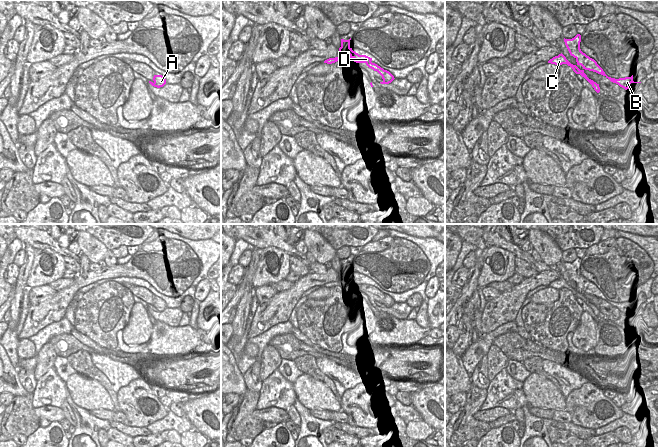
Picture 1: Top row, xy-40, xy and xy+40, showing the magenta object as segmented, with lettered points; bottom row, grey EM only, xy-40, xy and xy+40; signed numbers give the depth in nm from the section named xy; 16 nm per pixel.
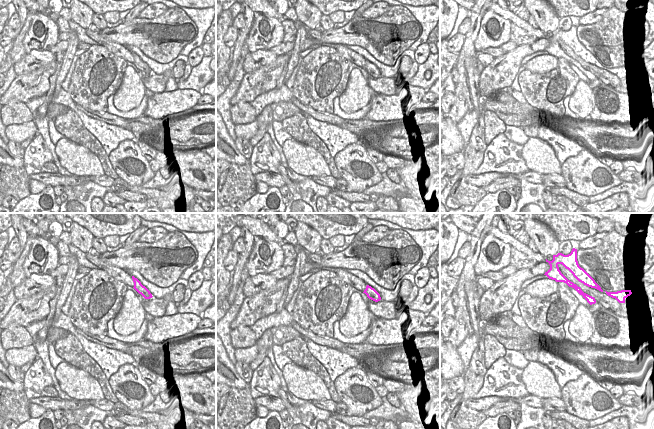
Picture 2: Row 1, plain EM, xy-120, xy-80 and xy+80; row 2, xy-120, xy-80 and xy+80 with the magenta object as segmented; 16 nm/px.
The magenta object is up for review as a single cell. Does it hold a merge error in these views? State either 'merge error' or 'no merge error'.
merge error

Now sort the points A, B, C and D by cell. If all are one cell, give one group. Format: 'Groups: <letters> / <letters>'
Groups: A / B C D

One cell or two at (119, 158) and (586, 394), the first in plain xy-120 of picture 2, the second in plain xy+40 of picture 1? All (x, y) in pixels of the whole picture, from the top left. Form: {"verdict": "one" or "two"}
{"verdict": "one"}

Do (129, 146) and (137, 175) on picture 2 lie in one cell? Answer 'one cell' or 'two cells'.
one cell

